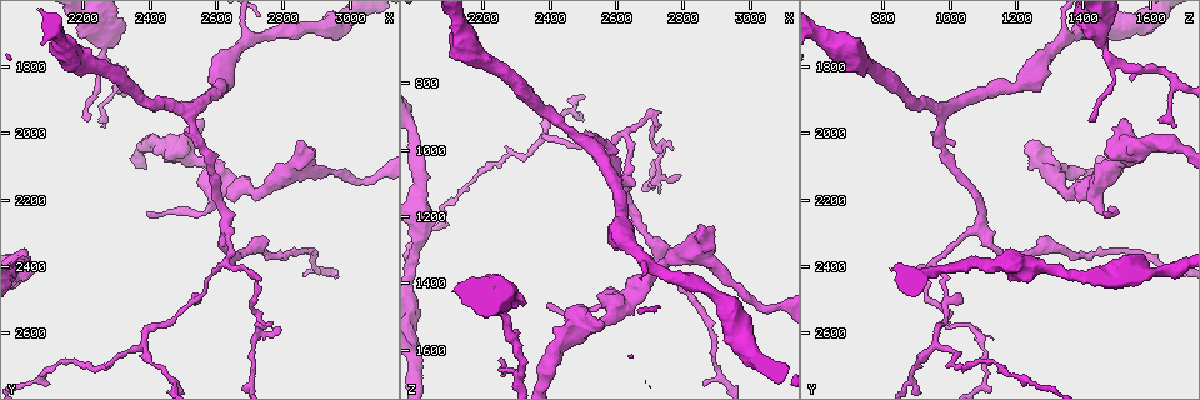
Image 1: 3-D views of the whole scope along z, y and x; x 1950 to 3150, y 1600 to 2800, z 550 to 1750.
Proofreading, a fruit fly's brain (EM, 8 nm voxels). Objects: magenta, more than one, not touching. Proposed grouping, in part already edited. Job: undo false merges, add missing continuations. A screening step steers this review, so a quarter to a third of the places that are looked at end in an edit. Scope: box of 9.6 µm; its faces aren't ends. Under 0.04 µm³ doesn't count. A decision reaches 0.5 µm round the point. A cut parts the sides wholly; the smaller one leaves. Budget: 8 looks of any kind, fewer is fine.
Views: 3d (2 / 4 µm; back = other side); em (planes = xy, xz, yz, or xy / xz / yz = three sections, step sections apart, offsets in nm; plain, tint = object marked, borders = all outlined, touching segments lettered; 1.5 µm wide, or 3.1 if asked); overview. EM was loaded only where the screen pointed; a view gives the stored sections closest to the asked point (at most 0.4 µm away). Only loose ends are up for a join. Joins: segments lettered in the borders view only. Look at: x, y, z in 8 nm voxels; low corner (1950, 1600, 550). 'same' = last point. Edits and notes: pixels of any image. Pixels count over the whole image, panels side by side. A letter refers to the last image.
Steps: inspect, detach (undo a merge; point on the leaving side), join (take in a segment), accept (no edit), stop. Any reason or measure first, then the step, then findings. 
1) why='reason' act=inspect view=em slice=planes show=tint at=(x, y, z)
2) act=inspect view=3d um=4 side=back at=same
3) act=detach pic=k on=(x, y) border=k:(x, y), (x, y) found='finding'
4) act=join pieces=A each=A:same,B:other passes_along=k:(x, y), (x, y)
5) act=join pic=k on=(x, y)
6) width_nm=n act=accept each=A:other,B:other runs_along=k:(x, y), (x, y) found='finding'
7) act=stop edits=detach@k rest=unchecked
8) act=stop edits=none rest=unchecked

why='free end' act=inspect view=3d um=4 at=(2260, 1980, 1680)

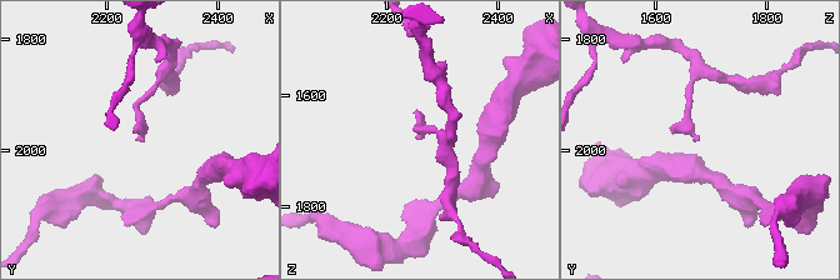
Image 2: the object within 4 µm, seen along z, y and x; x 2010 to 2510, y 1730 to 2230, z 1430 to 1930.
why='now the EM' act=inspect view=em slice=xy step=4 show=tint at=(2250, 1980, 1680)

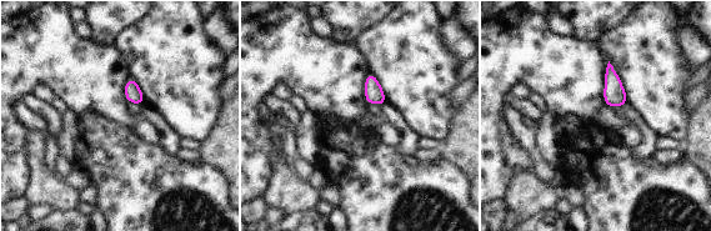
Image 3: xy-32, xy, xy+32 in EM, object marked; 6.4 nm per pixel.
why='cut it another way' act=inspect view=em slice=planes show=borders at=same

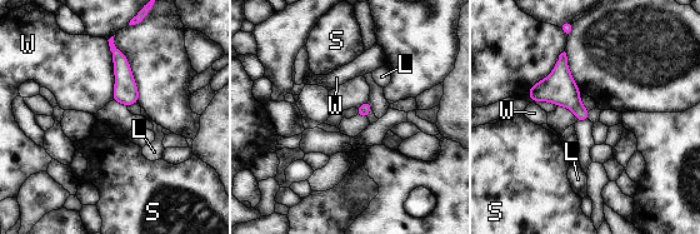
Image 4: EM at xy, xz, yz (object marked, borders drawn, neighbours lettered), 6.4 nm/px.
act=accept each=L:other,S:other,W:other border=4:(106, 40), (113, 59), (113, 99) found='none of them fits'

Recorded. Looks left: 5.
why='sudden change in width' act=inspect view=em slice=planes show=borders at=(2260, 1720, 1450)

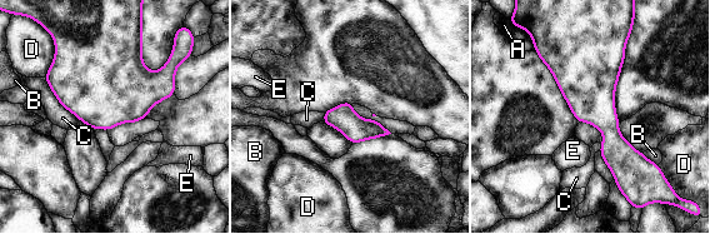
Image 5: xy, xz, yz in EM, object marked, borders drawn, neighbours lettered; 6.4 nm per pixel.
width_nm=400 act=accept each=A:other,B:other,C:other,D:other,E:other border=5:(45, 81), (55, 98), (89, 127) found='one neuron here'

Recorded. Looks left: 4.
why='arms part here' act=inspect view=em slice=planes show=borders at=(2640, 2380, 980)

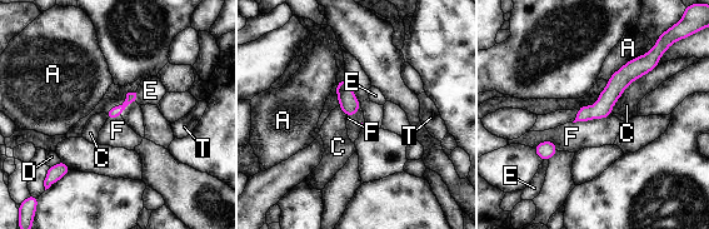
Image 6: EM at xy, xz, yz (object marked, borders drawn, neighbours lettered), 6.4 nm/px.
longest_contact=C:440nm act=accept each=A:other,C:other,D:other,E:other,F:other,T:other runs_along=6:(645, 69), (634, 69), (579, 118) found='continuous, no second neuron'

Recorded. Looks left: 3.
act=stop edits=none rest=unchecked

